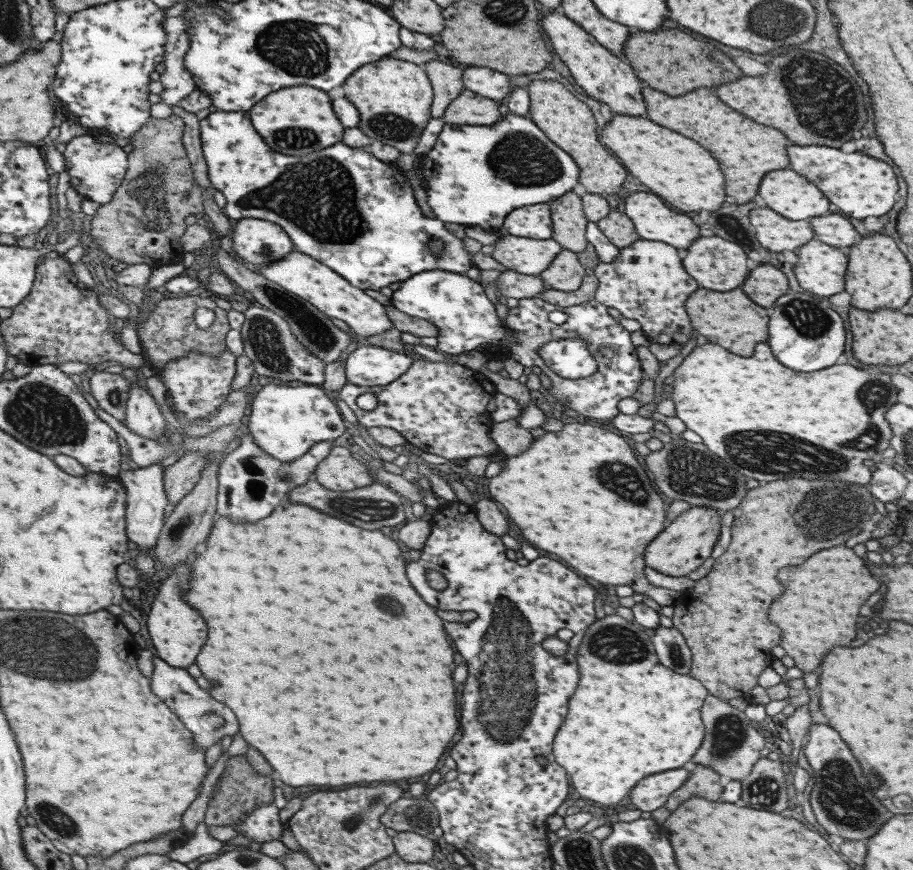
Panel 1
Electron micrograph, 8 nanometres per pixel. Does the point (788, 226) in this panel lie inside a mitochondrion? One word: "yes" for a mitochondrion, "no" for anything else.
no

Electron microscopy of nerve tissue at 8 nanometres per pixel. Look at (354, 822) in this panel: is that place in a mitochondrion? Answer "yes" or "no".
yes

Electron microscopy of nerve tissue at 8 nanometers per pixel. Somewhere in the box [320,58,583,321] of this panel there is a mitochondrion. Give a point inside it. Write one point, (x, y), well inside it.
(519, 158)

